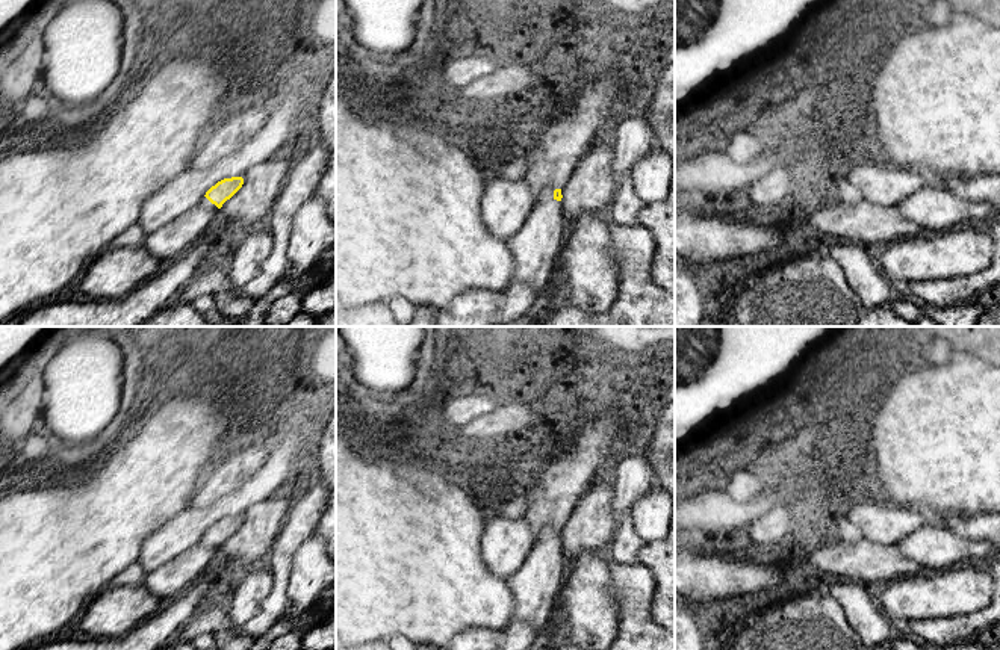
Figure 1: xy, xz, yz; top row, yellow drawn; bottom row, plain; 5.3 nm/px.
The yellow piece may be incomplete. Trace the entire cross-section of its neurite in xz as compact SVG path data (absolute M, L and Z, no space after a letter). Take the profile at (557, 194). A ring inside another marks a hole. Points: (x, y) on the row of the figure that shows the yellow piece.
M548 189L537 201L523 227L507 239L516 262L514 275L508 287L499 292L469 290L457 296L446 310L437 311L436 327L508 327L530 310L537 292L548 283L555 268L569 230L561 198L561 189Z

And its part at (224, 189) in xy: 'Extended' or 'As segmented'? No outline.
Extended

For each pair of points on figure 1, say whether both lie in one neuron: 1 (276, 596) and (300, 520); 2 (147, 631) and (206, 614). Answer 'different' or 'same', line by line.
1: same
2: different

